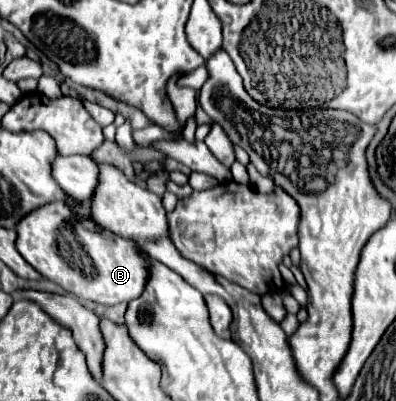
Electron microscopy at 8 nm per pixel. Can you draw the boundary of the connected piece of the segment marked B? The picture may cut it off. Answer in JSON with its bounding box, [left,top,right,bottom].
[16,203,148,305]

